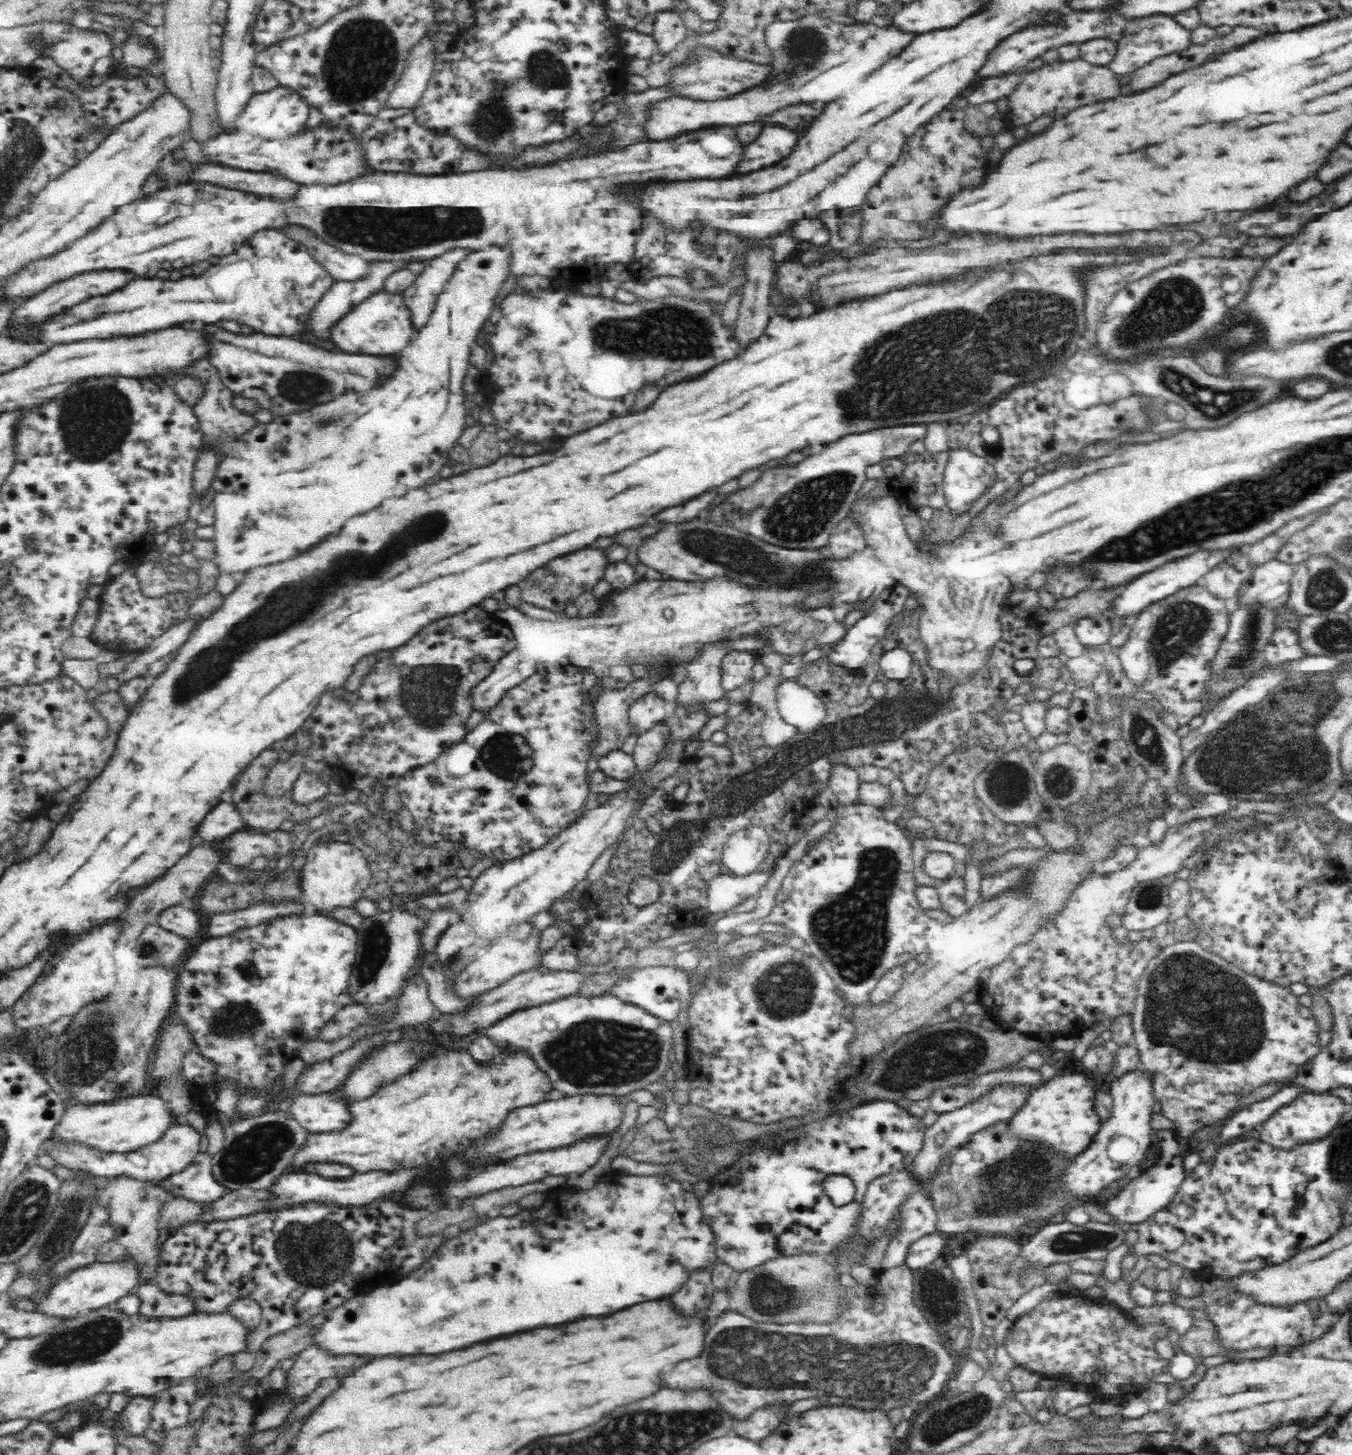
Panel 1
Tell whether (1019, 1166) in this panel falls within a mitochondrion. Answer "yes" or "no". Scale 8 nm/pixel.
yes

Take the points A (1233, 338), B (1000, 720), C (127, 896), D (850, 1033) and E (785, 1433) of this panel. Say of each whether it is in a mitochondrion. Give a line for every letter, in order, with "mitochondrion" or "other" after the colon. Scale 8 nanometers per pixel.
A: mitochondrion
B: other
C: other
D: other
E: other

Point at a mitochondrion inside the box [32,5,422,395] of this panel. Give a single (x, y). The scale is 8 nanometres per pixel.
(361, 57)

